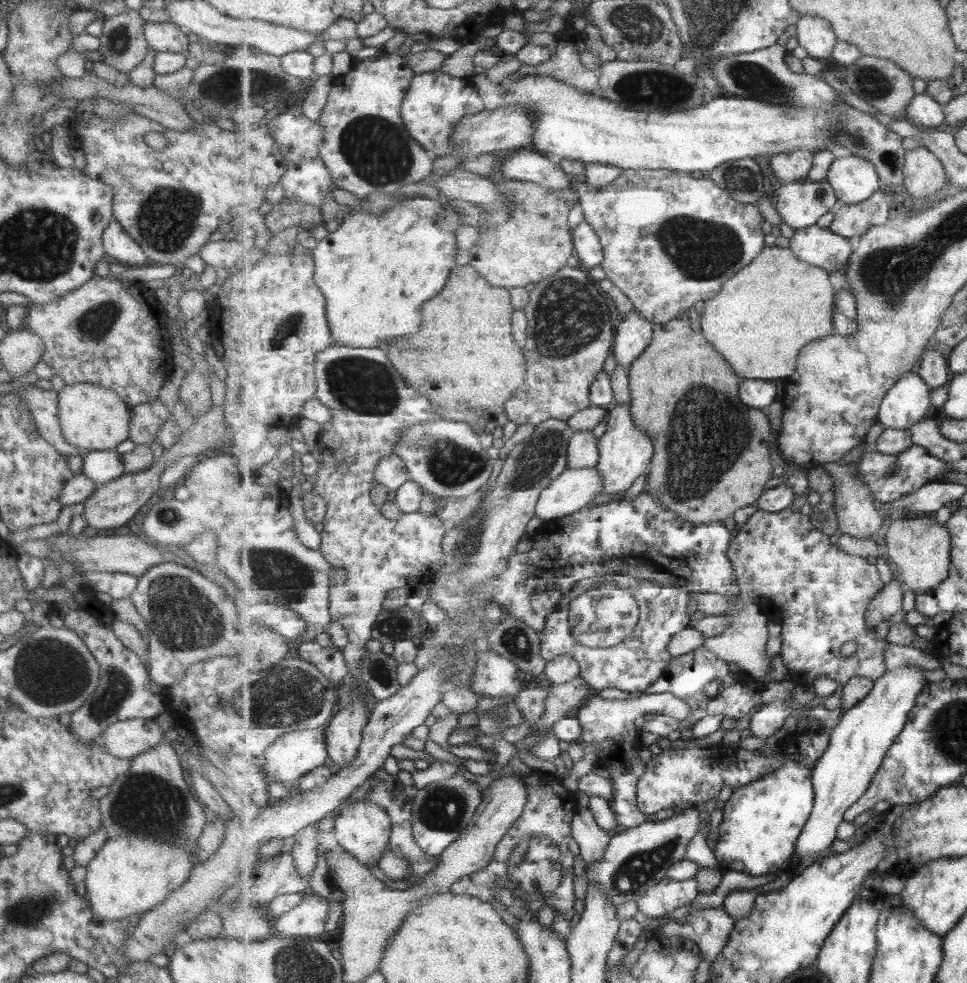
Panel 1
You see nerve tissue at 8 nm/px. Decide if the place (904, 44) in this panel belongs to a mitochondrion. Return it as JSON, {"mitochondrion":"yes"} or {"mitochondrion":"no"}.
{"mitochondrion":"no"}

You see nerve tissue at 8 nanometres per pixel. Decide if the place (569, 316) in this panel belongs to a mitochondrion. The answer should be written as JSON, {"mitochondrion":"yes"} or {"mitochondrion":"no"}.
{"mitochondrion":"yes"}

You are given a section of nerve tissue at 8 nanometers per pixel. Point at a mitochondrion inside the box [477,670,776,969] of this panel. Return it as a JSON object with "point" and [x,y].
{"point":[534,861]}

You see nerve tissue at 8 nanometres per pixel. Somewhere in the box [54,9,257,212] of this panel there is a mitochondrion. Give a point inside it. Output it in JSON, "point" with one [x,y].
{"point":[119,45]}

